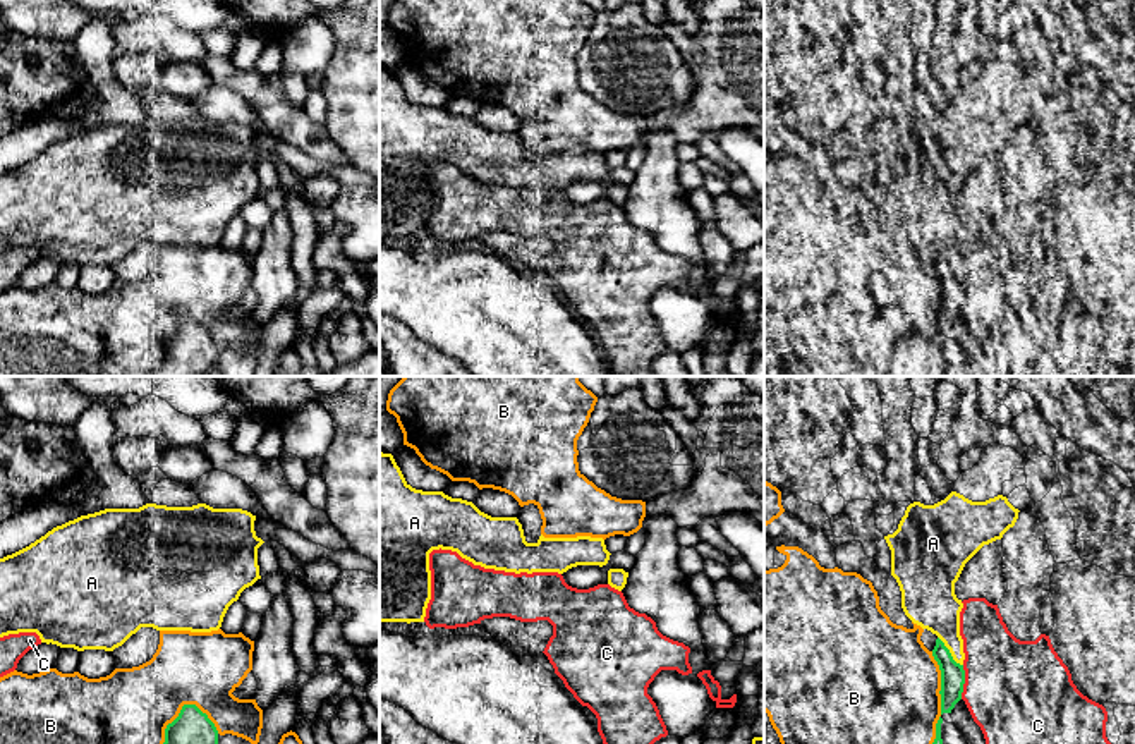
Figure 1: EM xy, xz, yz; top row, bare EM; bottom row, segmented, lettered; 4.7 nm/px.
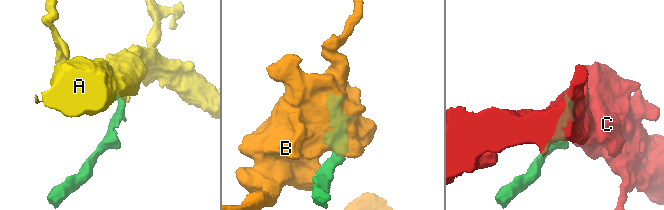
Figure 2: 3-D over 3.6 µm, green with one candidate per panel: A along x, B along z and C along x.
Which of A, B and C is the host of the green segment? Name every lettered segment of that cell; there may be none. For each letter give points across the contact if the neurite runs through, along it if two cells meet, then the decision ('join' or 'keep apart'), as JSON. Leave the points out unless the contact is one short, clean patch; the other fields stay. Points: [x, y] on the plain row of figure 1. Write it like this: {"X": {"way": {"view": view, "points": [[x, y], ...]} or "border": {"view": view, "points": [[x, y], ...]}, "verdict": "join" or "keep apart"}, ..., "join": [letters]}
{"A": {"verdict": "join"}, "B": {"verdict": "keep apart"}, "C": {"verdict": "keep apart"}, "join": ["A"]}

